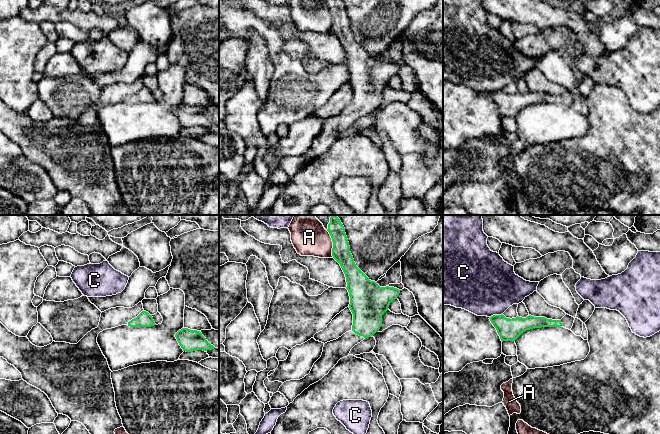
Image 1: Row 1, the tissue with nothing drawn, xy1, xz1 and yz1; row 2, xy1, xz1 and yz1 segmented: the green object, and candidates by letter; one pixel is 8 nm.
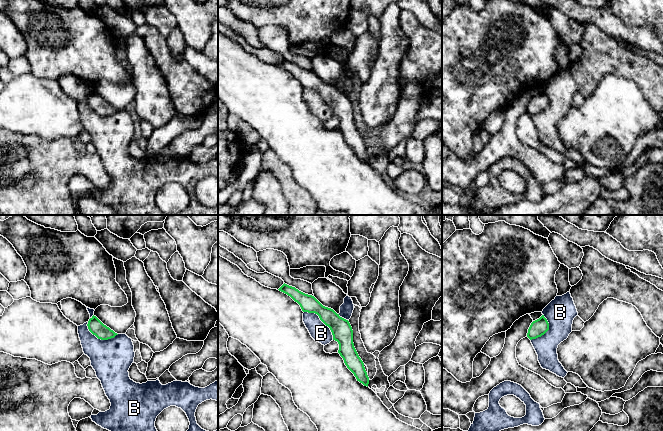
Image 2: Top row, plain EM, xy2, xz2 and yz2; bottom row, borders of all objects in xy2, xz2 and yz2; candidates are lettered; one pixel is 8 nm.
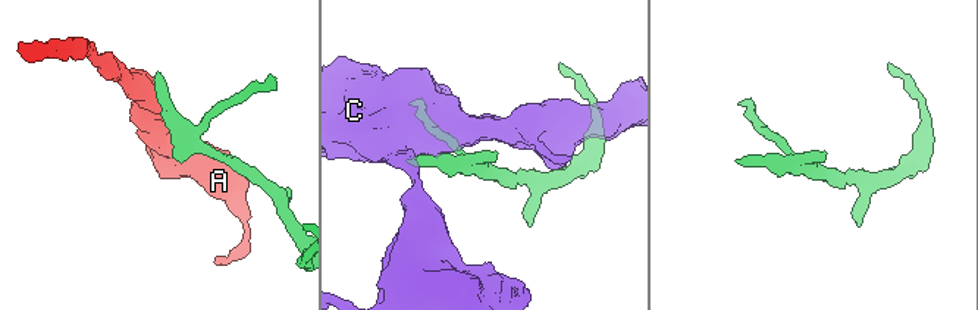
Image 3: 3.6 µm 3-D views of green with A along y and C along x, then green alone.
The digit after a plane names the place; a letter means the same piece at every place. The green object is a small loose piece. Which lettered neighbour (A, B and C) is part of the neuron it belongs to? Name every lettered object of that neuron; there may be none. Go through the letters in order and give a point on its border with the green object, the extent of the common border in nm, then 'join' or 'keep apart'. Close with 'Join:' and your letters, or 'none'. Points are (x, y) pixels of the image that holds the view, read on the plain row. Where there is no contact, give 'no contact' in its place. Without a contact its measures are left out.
A: meets green in xz1 at (333, 19); contact 220 nm long; keep apart
B: meets green in xz2 at (322, 97); contact 340 nm long; keep apart
C: meets green in yz1 at (496, 91); contact 110 nm long; keep apart
Join: none

